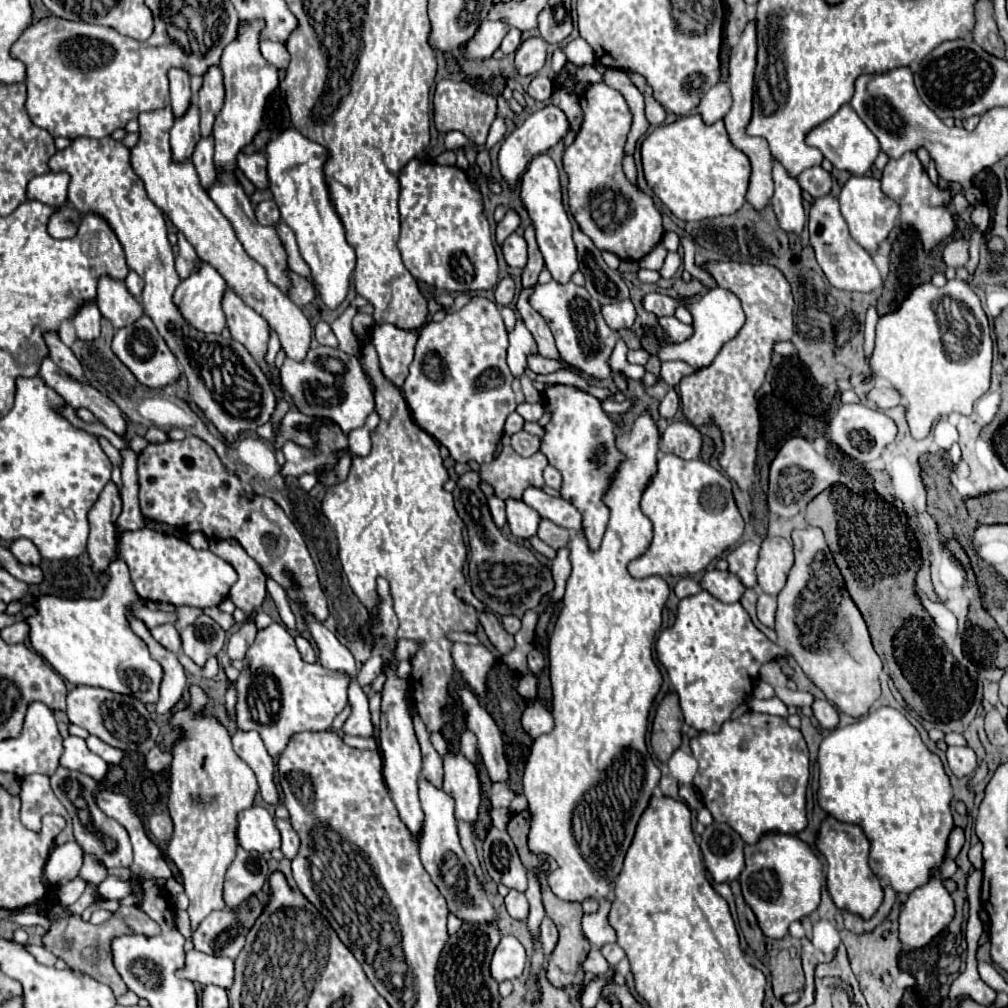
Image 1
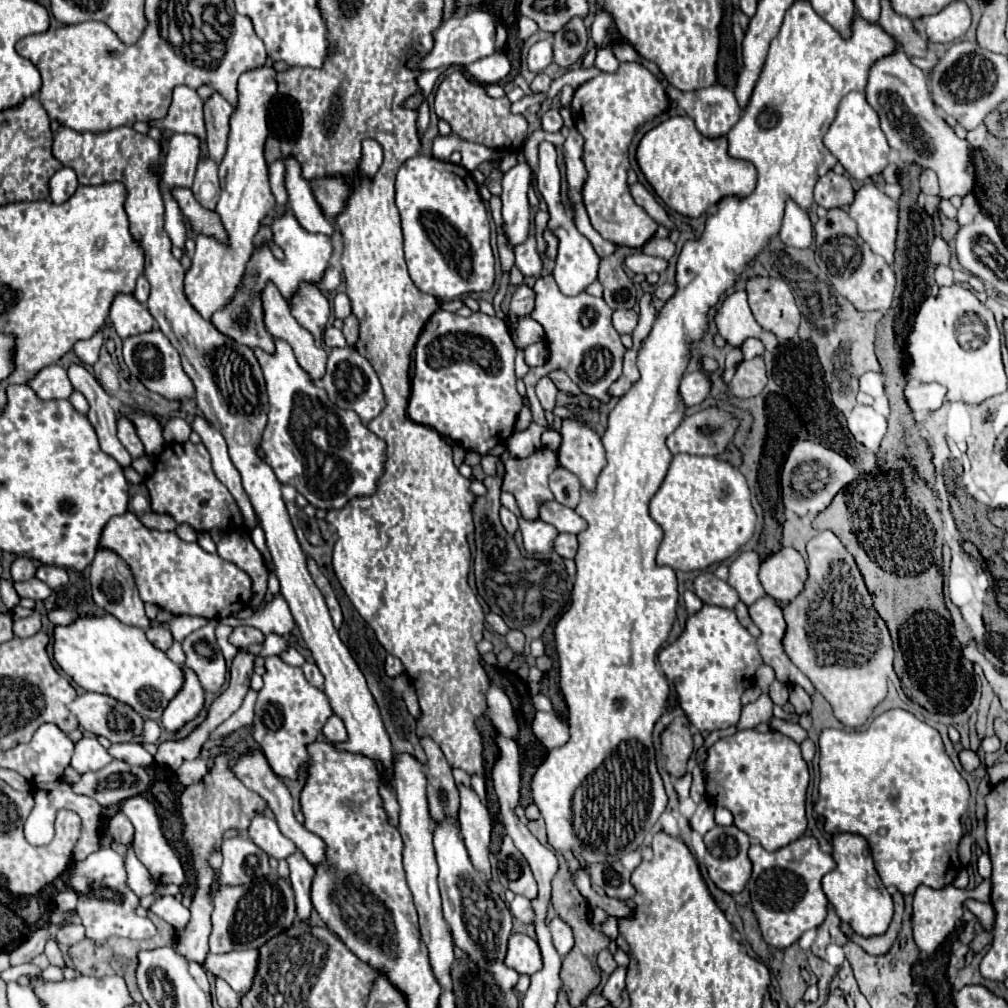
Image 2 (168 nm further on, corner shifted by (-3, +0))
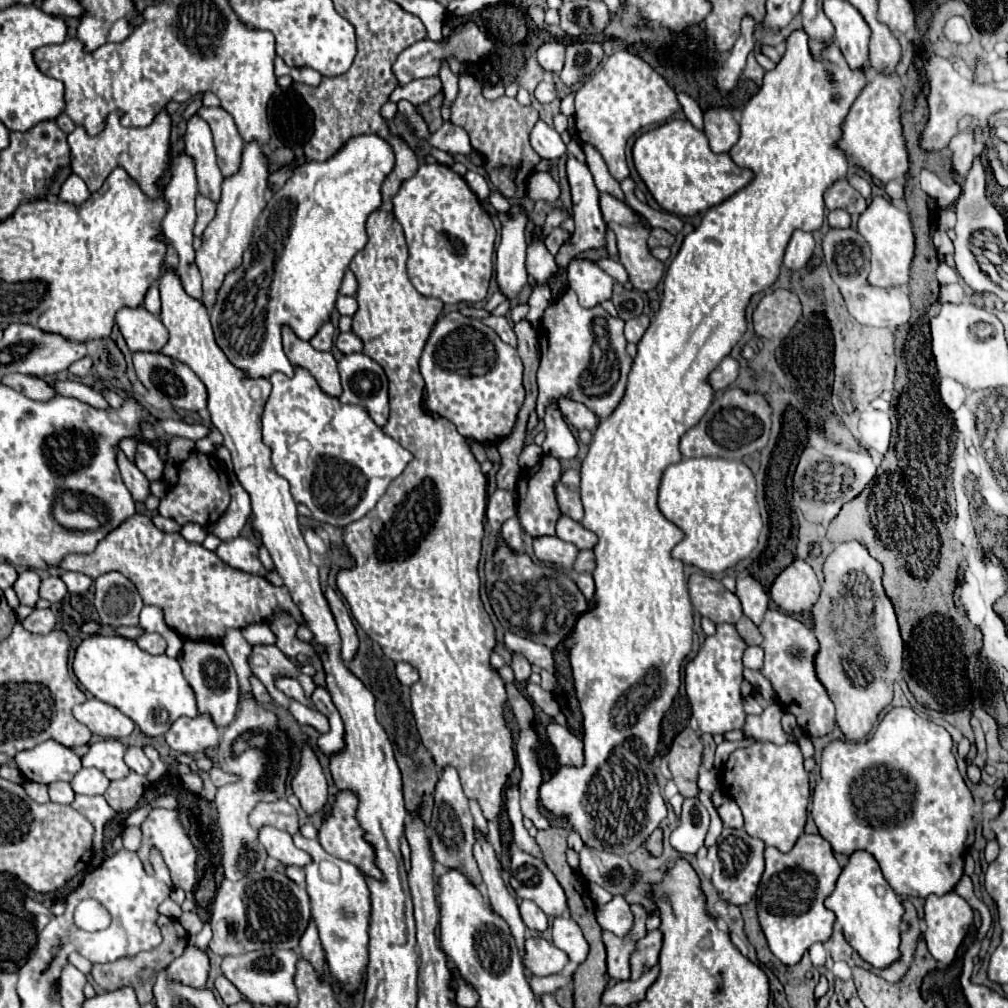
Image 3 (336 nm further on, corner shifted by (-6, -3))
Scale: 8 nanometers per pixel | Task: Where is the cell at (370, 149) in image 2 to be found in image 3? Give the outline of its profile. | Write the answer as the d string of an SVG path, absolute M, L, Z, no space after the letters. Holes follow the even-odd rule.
M379 135L351 137L331 159L317 163L309 161L293 171L293 175L279 187L257 219L253 241L243 253L243 263L227 273L211 309L211 325L215 341L237 369L247 377L269 379L275 371L293 377L293 365L283 353L281 327L287 325L293 333L309 341L325 321L331 319L343 273L353 255L367 243L365 221L381 205L381 185L395 167L393 147Z

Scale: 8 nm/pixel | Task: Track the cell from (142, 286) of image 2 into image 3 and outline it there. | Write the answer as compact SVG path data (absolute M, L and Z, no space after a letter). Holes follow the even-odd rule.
M153 283L145 295L145 309L151 311L153 315L159 315L161 313L161 297L159 297L159 287L157 283Z

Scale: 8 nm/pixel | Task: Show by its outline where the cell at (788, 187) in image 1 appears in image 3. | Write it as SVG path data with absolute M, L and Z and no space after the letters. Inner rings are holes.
M795 231L787 249L785 249L783 265L787 269L803 269L807 265L809 257L813 255L813 247L815 247L815 241L813 241L811 233Z

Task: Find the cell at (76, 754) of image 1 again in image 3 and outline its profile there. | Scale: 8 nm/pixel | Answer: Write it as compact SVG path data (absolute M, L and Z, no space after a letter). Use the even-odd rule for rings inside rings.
M103 739L89 747L89 753L83 757L83 767L95 767L105 773L109 781L123 779L129 775L129 767L123 761L125 745L119 739Z

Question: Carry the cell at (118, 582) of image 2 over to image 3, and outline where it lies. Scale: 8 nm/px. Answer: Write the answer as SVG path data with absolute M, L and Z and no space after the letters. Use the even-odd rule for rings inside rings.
M111 571L95 579L95 609L101 625L113 629L121 625L135 627L139 623L143 601L127 577Z

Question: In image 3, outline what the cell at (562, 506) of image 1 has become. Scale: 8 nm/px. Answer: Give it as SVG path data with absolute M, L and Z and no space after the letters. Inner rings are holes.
M561 517L557 523L557 537L577 545L579 549L593 549L597 545L597 535L587 531L581 523L569 519L569 517Z

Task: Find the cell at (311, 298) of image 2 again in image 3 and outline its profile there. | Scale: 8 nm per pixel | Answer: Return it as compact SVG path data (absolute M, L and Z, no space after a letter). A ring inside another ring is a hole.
M325 323L319 333L311 339L311 345L317 349L317 351L331 351L333 347L333 335L335 335L335 329L331 323Z

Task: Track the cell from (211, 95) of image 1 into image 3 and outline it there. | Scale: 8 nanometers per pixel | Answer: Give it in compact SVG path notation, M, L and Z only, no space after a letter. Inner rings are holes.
M201 107L197 115L205 119L213 131L217 163L223 177L231 177L241 167L241 149L245 147L241 135L237 133L233 117L229 117L229 113L225 113L221 107Z

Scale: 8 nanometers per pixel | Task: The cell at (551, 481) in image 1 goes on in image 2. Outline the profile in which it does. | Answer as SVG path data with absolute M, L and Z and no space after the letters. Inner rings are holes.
M556 468L552 474L550 474L550 490L554 494L554 498L564 504L564 506L570 506L570 508L576 508L576 504L580 502L580 482L574 474L570 474L568 470L564 468Z

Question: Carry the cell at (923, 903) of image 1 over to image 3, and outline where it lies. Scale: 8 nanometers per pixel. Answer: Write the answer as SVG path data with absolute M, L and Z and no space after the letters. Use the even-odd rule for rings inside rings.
M955 891L951 893L945 893L941 897L937 895L929 895L927 897L927 903L925 903L925 931L923 931L923 937L927 941L927 947L931 951L931 955L937 959L937 968L946 969L955 955L957 955L957 949L963 941L963 937L967 935L969 927L973 923L973 909L969 907L969 903L959 897Z

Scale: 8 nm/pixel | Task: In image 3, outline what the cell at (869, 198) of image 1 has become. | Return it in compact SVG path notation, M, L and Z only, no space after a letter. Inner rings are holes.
M873 197L865 213L861 213L857 231L871 247L871 283L877 287L895 287L909 283L909 267L915 253L915 237L909 213L897 209L885 197Z

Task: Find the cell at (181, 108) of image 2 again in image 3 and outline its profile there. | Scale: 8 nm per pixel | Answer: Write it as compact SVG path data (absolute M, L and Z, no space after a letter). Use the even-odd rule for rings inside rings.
M193 115L187 123L185 151L195 161L195 175L199 181L199 193L205 193L205 197L213 197L213 201L219 201L223 175L217 167L211 129L209 129L207 121L203 121L197 115Z

